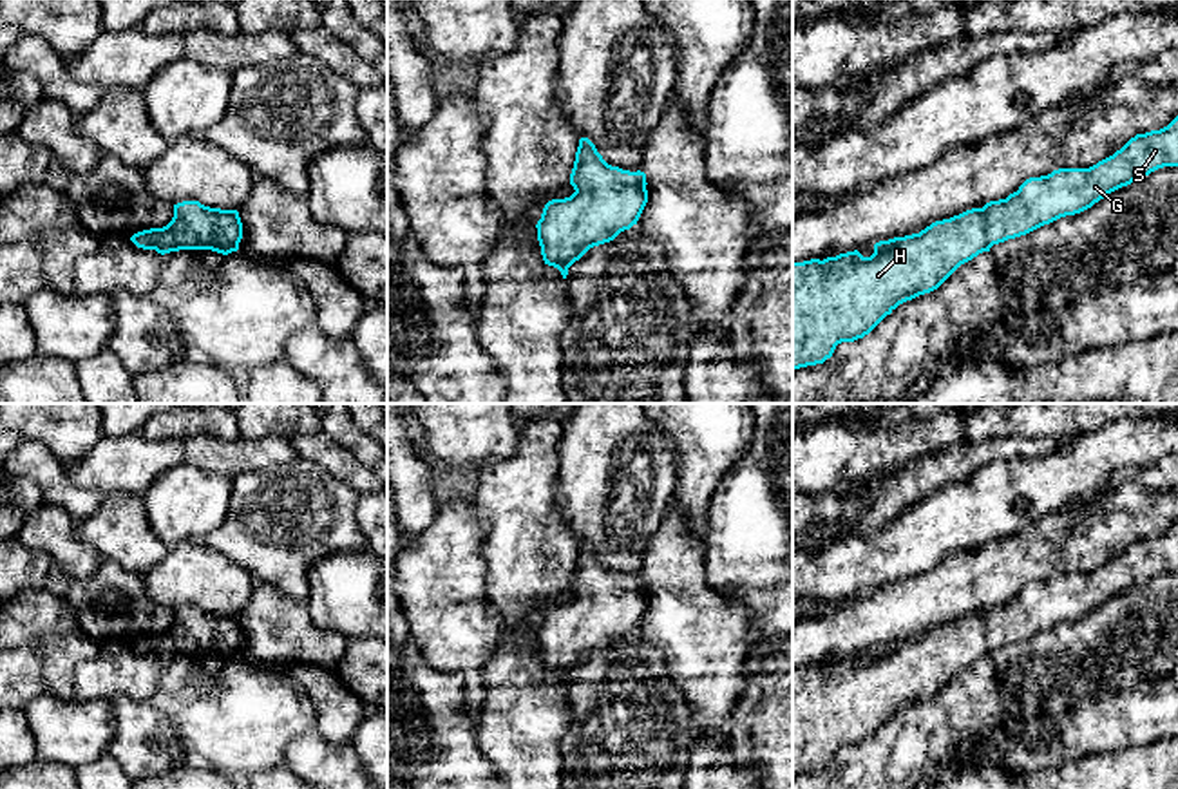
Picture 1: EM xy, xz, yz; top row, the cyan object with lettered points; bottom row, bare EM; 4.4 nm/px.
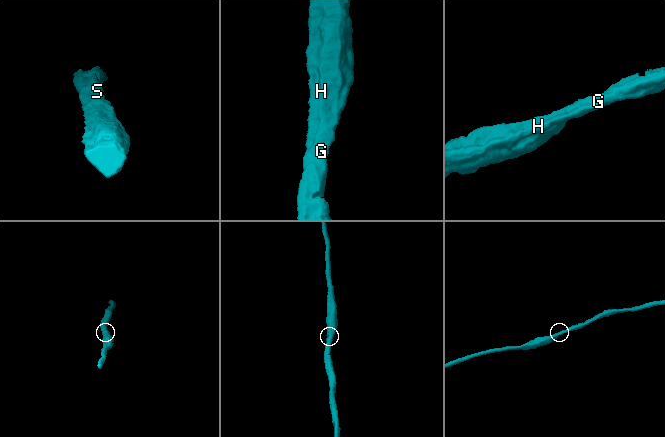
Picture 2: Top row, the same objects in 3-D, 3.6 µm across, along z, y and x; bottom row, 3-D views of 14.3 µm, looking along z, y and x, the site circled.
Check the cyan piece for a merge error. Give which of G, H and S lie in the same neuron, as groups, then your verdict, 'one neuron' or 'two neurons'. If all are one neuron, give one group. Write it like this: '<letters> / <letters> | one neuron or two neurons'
G H S | one neuron

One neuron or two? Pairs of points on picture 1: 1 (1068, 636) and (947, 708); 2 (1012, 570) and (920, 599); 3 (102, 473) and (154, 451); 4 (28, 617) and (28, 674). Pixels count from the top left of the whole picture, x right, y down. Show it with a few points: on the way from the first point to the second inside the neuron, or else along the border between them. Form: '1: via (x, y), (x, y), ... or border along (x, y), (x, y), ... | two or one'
1: via (1039, 663), (999, 695), (978, 697) | one
2: via (988, 576), (972, 578), (943, 594) | one
3: via (114, 465), (142, 460) | one
4: border along (18, 646), (29, 648), (38, 657), (44, 690) | two

